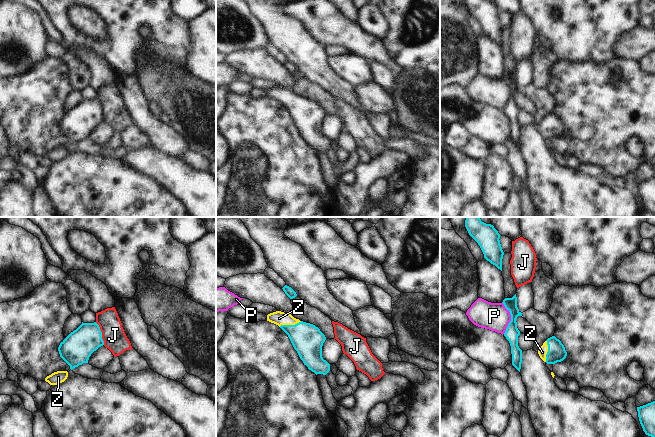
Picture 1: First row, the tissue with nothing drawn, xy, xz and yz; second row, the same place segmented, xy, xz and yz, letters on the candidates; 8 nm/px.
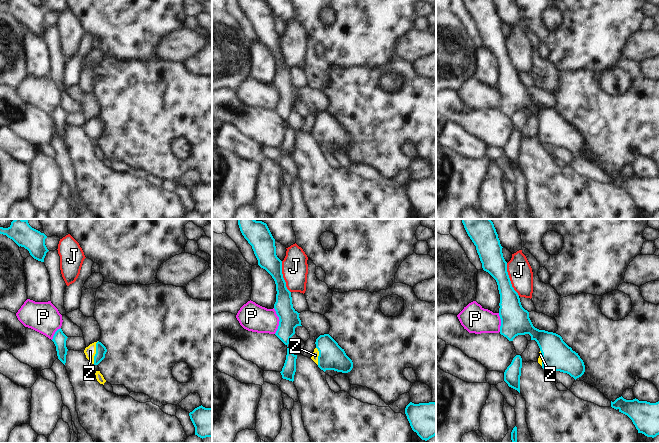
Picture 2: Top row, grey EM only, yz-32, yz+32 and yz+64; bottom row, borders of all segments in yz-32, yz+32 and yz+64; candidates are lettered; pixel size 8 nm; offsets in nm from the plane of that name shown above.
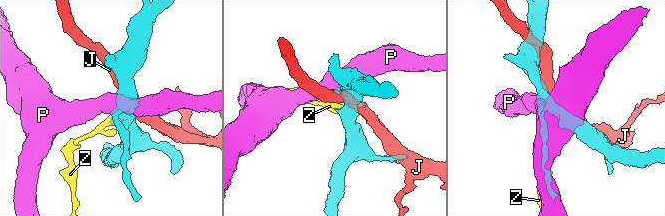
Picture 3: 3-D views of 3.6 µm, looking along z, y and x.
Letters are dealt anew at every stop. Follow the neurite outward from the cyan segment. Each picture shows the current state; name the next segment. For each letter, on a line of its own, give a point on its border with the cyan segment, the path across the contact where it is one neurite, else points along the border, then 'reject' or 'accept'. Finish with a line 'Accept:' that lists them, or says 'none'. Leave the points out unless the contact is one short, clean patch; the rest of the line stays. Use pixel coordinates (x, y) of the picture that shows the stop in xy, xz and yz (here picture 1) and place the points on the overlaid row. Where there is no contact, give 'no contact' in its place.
J: contact xy (101, 333); reject
P: contact yz (511, 318); border yz (502, 302), (510, 315), (510, 321), (504, 333); reject
Z: contact xz (290, 325); way xz (307, 339), (290, 325), (279, 318); accept
Accept: Z

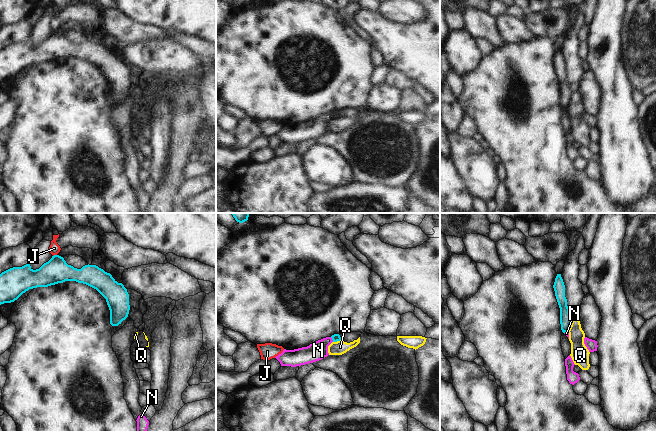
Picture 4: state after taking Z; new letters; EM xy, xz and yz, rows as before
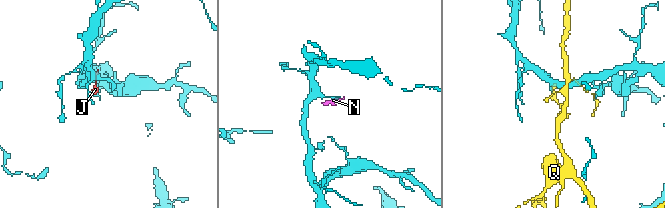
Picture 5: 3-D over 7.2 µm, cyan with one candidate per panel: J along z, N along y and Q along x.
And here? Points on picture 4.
J: contact xy (54, 255); border xy (56, 254), (53, 256); reject
N: contact xz (332, 339); border xz (330, 337), (333, 341); reject
Q: contact yz (570, 325); reject
Accept: none

